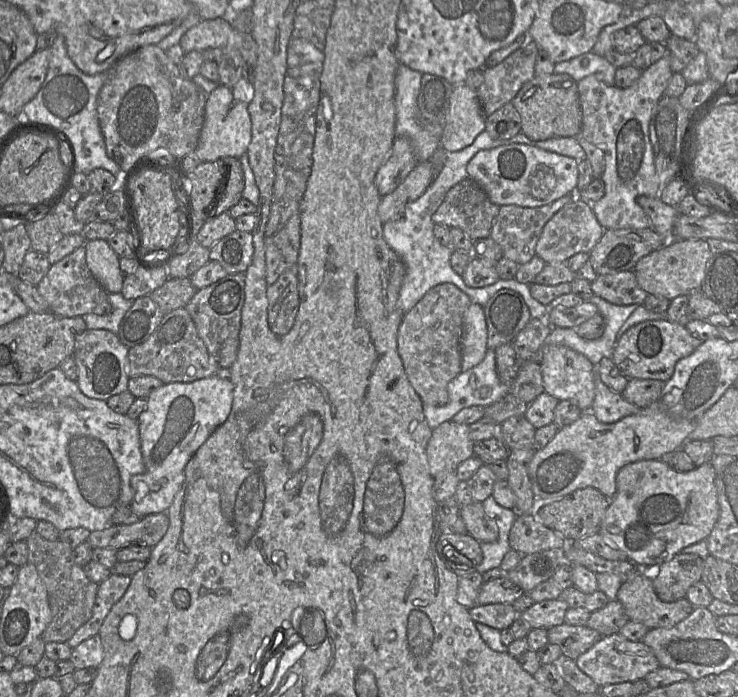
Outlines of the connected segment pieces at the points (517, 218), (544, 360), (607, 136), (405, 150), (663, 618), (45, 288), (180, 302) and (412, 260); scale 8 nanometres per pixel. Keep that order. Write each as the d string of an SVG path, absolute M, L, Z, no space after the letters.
M566 195L551 204L535 208L520 207L517 205L500 206L499 213L492 225L489 237L500 245L503 251L503 258L512 260L519 265L524 264L536 256L536 245L545 224L563 206L571 201L573 201L573 197Z
M561 345L541 348L539 361L544 392L560 400L575 403L582 412L589 412L595 397L595 365L584 355Z
M668 51L661 59L642 70L640 77L630 87L606 85L592 76L577 82L582 112L579 136L600 148L605 155L605 167L600 176L604 184L604 195L595 203L588 204L605 230L652 229L637 199L640 196L660 196L649 126L653 110L665 94L672 74Z
M395 137L388 159L375 176L380 197L392 193L405 180L416 163L410 140L405 137Z
M644 570L620 586L617 600L630 620L641 622L649 629L672 627L687 618L695 606L686 598L664 602L658 598L649 574Z
M80 246L72 253L52 264L36 286L45 299L49 310L61 317L79 317L86 314L105 315L112 311L108 292L100 285L86 264L85 247Z
M169 278L162 286L151 292L149 297L167 313L185 307L197 290L189 278Z
M487 132L480 133L474 142L459 151L448 152L443 166L436 172L435 177L425 193L416 201L408 204L403 214L396 220L383 223L383 237L387 244L401 257L405 265L405 277L400 289L400 307L405 314L411 310L417 302L432 287L441 283L450 283L463 291L474 304L484 306L490 297L501 289L510 289L519 293L526 302L531 319L546 319L549 308L534 299L530 292L530 284L520 283L515 279L499 280L492 285L472 288L465 284L461 275L456 273L451 264L450 258L455 251L451 246L442 245L434 236L433 228L435 223L432 220L433 214L442 204L446 193L460 181L467 179L467 165L474 155L481 151L492 149L506 144L525 144L544 149L549 152L573 158L575 160L586 160L586 154L575 137L550 138L543 141L530 140L523 133L508 140L492 138Z

